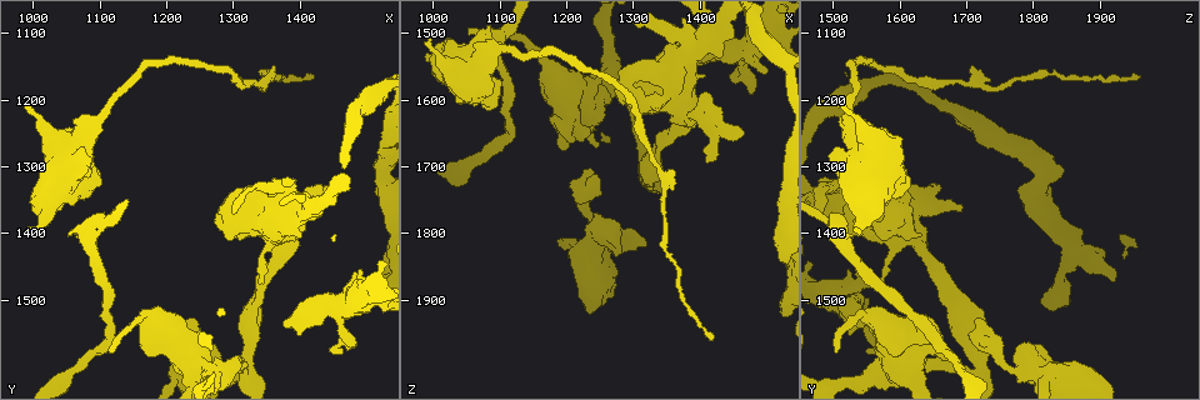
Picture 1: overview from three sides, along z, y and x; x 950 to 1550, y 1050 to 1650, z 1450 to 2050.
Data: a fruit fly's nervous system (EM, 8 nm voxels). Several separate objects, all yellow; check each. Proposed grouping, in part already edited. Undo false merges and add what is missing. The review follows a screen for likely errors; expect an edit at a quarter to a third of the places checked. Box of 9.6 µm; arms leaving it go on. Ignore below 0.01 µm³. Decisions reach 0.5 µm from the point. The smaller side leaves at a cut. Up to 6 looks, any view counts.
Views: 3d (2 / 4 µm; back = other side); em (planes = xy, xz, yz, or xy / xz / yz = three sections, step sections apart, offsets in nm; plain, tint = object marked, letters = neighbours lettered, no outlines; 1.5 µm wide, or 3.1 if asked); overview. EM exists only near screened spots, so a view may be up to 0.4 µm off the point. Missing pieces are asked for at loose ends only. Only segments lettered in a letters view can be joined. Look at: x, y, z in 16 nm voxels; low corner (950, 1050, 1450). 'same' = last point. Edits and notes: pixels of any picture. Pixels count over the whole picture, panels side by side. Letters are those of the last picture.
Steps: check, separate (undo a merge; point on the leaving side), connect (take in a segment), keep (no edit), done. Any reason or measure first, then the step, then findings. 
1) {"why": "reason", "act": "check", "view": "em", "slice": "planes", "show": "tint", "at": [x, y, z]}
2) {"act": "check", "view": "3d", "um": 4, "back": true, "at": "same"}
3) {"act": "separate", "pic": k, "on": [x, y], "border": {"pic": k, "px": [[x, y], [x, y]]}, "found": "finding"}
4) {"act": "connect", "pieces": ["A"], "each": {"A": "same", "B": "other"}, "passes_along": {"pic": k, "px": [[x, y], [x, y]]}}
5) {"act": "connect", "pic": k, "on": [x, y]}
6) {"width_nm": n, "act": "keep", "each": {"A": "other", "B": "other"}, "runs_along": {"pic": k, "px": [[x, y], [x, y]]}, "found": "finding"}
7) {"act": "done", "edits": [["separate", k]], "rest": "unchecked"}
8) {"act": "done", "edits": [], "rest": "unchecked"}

{"act": "check", "view": "em", "slice": "planes", "show": "plain", "at": [1105, 1385, 1495]}

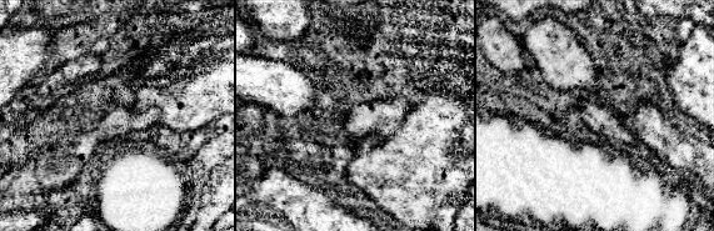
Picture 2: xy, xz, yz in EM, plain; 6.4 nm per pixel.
{"why": "what lies round it", "act": "check", "view": "em", "slice": "planes", "show": "letters", "at": "same"}

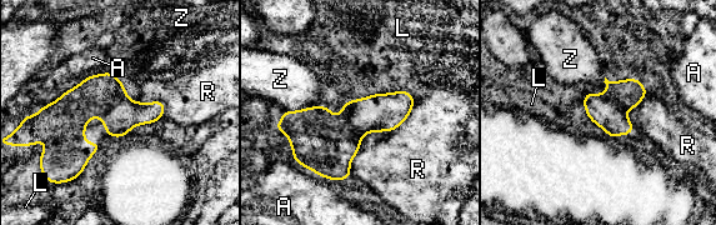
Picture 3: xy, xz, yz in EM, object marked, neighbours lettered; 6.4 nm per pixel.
{"act": "keep", "each": {"A": "other", "L": "other", "R": "other", "Z": "other"}, "border": {"pic": 3, "px": [[415, 103], [362, 136], [350, 175]]}, "found": "continuous, no second neuron"}

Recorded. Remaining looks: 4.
{"why": "free end", "act": "check", "view": "3d", "um": 4, "at": [995, 1210, 1510]}

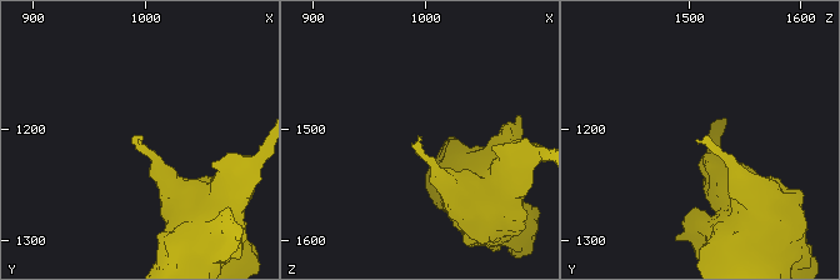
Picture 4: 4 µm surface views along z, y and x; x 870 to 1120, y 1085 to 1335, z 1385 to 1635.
{"act": "check", "view": "em", "slice": "xy", "step": 8, "show": "letters", "at": [996, 1210, 1510]}

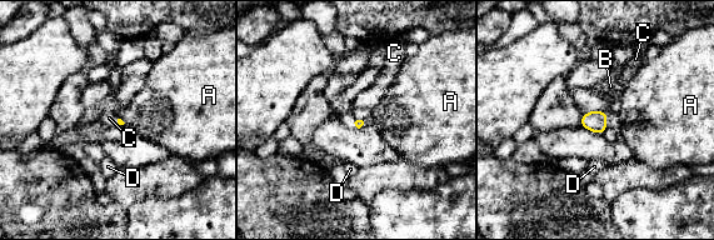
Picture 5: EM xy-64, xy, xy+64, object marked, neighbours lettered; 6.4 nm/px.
{"why": "another direction", "act": "check", "view": "em", "slice": "planes", "show": "letters", "at": "same"}

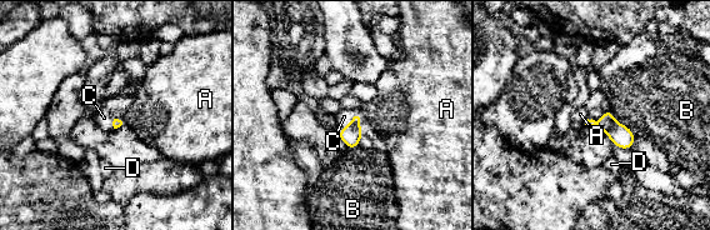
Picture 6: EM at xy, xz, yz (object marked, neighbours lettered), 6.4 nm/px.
{"act": "connect", "pieces": ["C"], "each": {"A": "other", "B": "other", "C": "same", "D": "other"}, "passes_along": {"pic": 6, "px": [[350, 135], [349, 124], [344, 116]]}, "found": "the neuron continues"}

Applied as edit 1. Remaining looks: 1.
{"why": "branch stops here", "act": "check", "view": "em", "slice": "planes", "show": "letters", "at": [1240, 1530, 1715]}

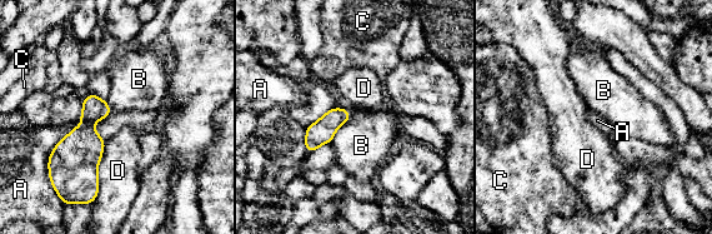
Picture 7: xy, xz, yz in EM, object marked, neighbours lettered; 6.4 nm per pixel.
{"act": "keep", "each": {"A": "other", "B": "other", "C": "other", "D": "other"}, "found": "none of them fits"}

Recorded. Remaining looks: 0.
{"act": "done", "edits": [["connect", 6]], "rest": "unchecked"}

